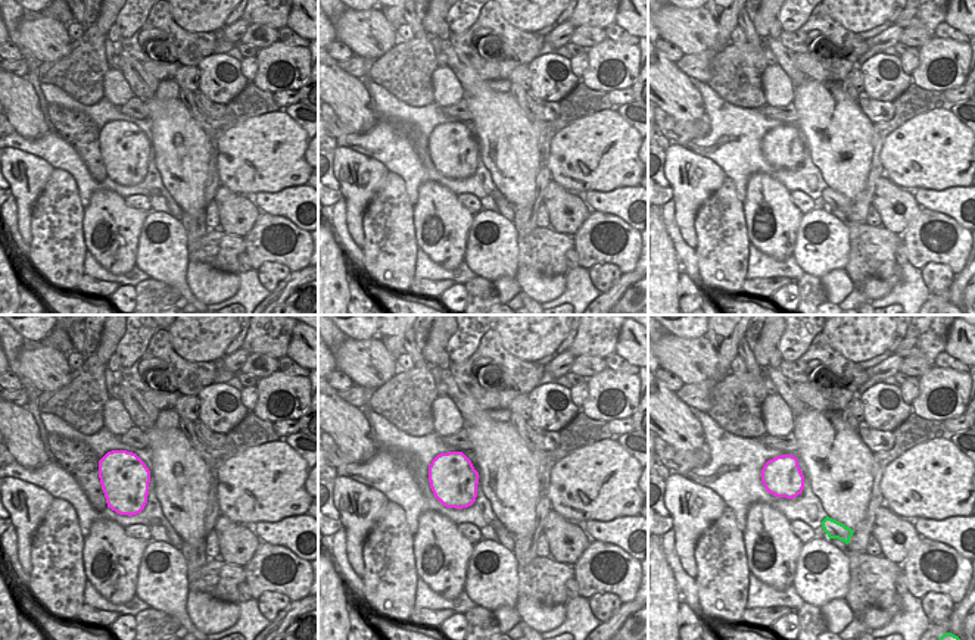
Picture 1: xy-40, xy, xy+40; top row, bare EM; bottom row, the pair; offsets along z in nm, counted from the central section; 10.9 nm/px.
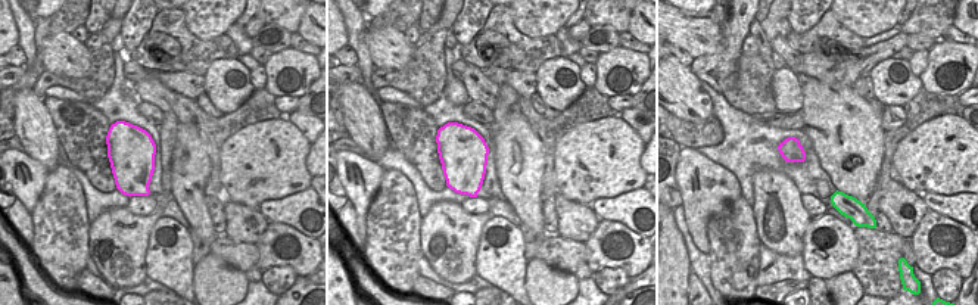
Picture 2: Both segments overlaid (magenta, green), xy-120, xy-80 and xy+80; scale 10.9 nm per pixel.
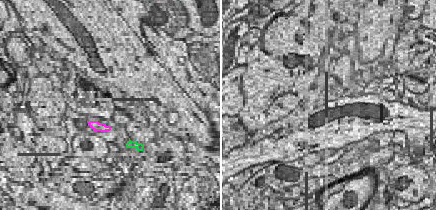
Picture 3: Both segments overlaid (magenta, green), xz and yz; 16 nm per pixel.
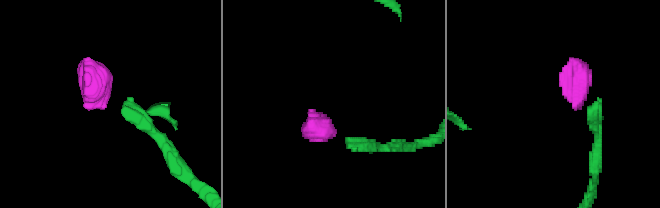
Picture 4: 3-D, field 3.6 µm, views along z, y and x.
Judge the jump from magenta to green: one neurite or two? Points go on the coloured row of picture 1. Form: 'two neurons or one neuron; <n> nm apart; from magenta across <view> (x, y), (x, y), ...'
one neuron; 380 nm apart; from magenta across xy+40 (801, 492), (826, 517)

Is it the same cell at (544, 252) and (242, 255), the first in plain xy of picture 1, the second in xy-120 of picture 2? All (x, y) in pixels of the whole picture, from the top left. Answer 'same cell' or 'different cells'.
same cell

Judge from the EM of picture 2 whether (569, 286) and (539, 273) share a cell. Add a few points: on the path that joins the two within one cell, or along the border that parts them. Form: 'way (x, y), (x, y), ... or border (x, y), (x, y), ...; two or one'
way (561, 286), (553, 286), (547, 280); one

